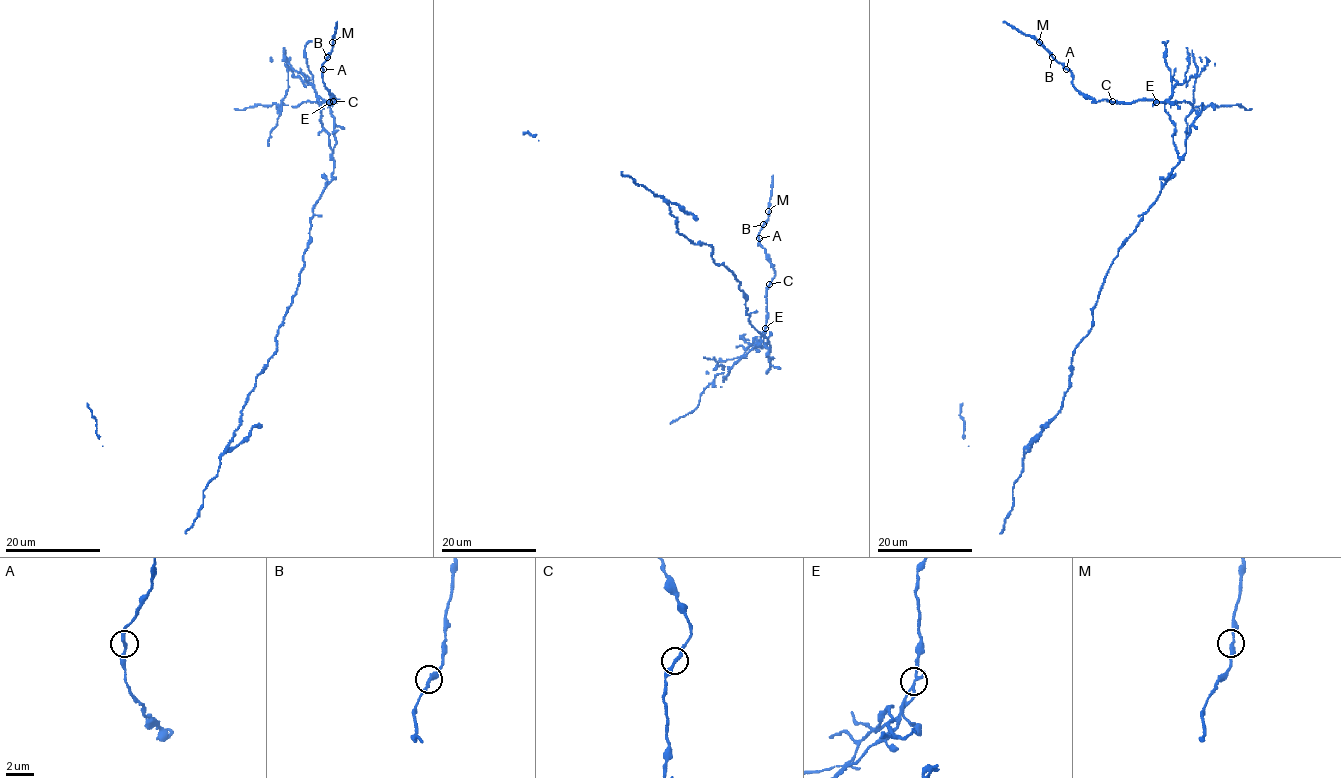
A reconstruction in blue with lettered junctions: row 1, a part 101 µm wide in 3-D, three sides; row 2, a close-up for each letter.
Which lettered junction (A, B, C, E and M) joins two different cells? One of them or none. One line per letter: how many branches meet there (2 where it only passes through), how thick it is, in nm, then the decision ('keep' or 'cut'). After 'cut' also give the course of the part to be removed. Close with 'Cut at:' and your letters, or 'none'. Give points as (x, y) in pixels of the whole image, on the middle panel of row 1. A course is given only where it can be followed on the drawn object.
A: 2 branches meet; 240 nm thick; keep
B: 2 branches meet; 280 nm thick; keep
C: 2 branches meet; 240 nm thick; keep
E: 2 branches meet; 240 nm thick; cut
M: 2 branches meet; 280 nm thick; keep
Cut at: E

